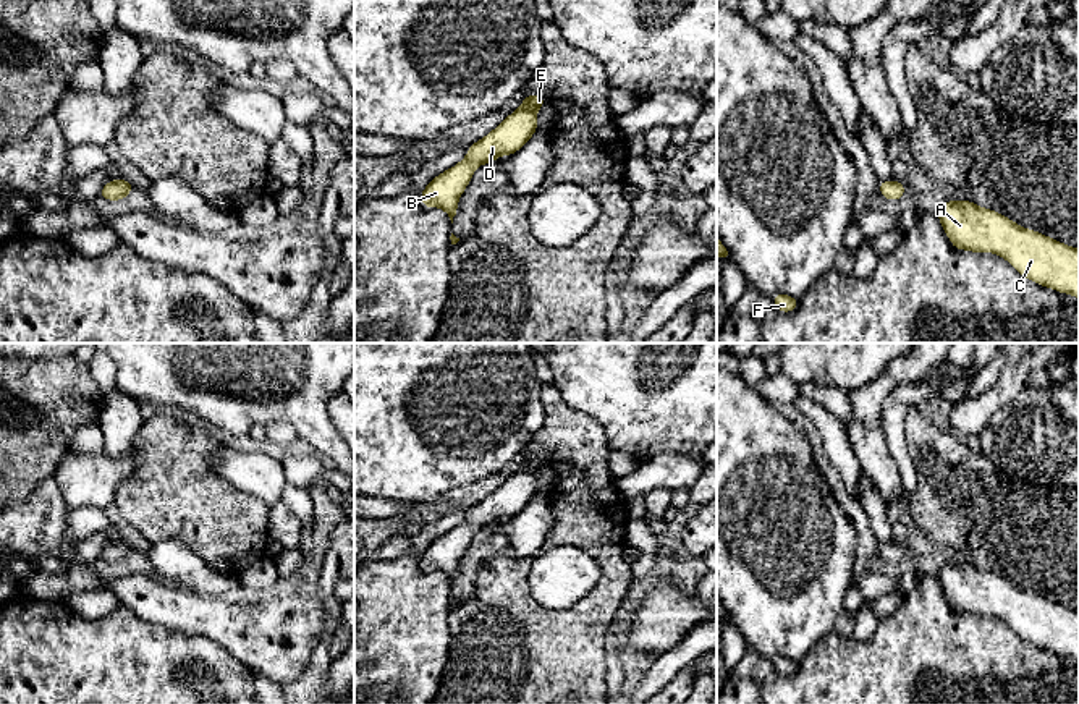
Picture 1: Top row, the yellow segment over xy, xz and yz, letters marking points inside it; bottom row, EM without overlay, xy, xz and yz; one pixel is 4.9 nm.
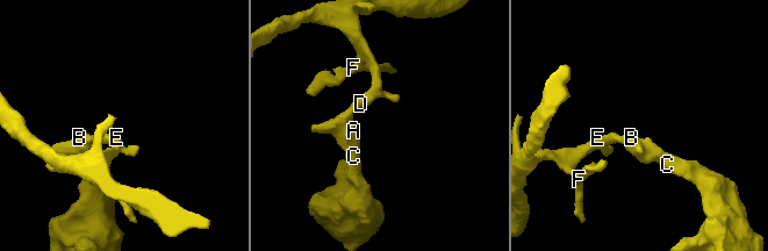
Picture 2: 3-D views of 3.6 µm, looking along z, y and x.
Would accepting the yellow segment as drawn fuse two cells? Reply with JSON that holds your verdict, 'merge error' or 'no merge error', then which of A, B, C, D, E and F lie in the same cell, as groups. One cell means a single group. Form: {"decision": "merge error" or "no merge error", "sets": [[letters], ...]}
{"decision": "no merge error", "sets": [["A", "B", "C", "D", "E", "F"]]}

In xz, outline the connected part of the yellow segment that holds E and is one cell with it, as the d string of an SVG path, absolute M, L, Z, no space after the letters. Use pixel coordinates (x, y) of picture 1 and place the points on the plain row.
M526 456L524 464L511 477L468 510L468 518L459 526L432 541L422 552L422 570L443 571L453 586L459 570L458 562L469 547L474 532L495 524L500 518L518 515L537 494L537 471L547 466L542 458Z

